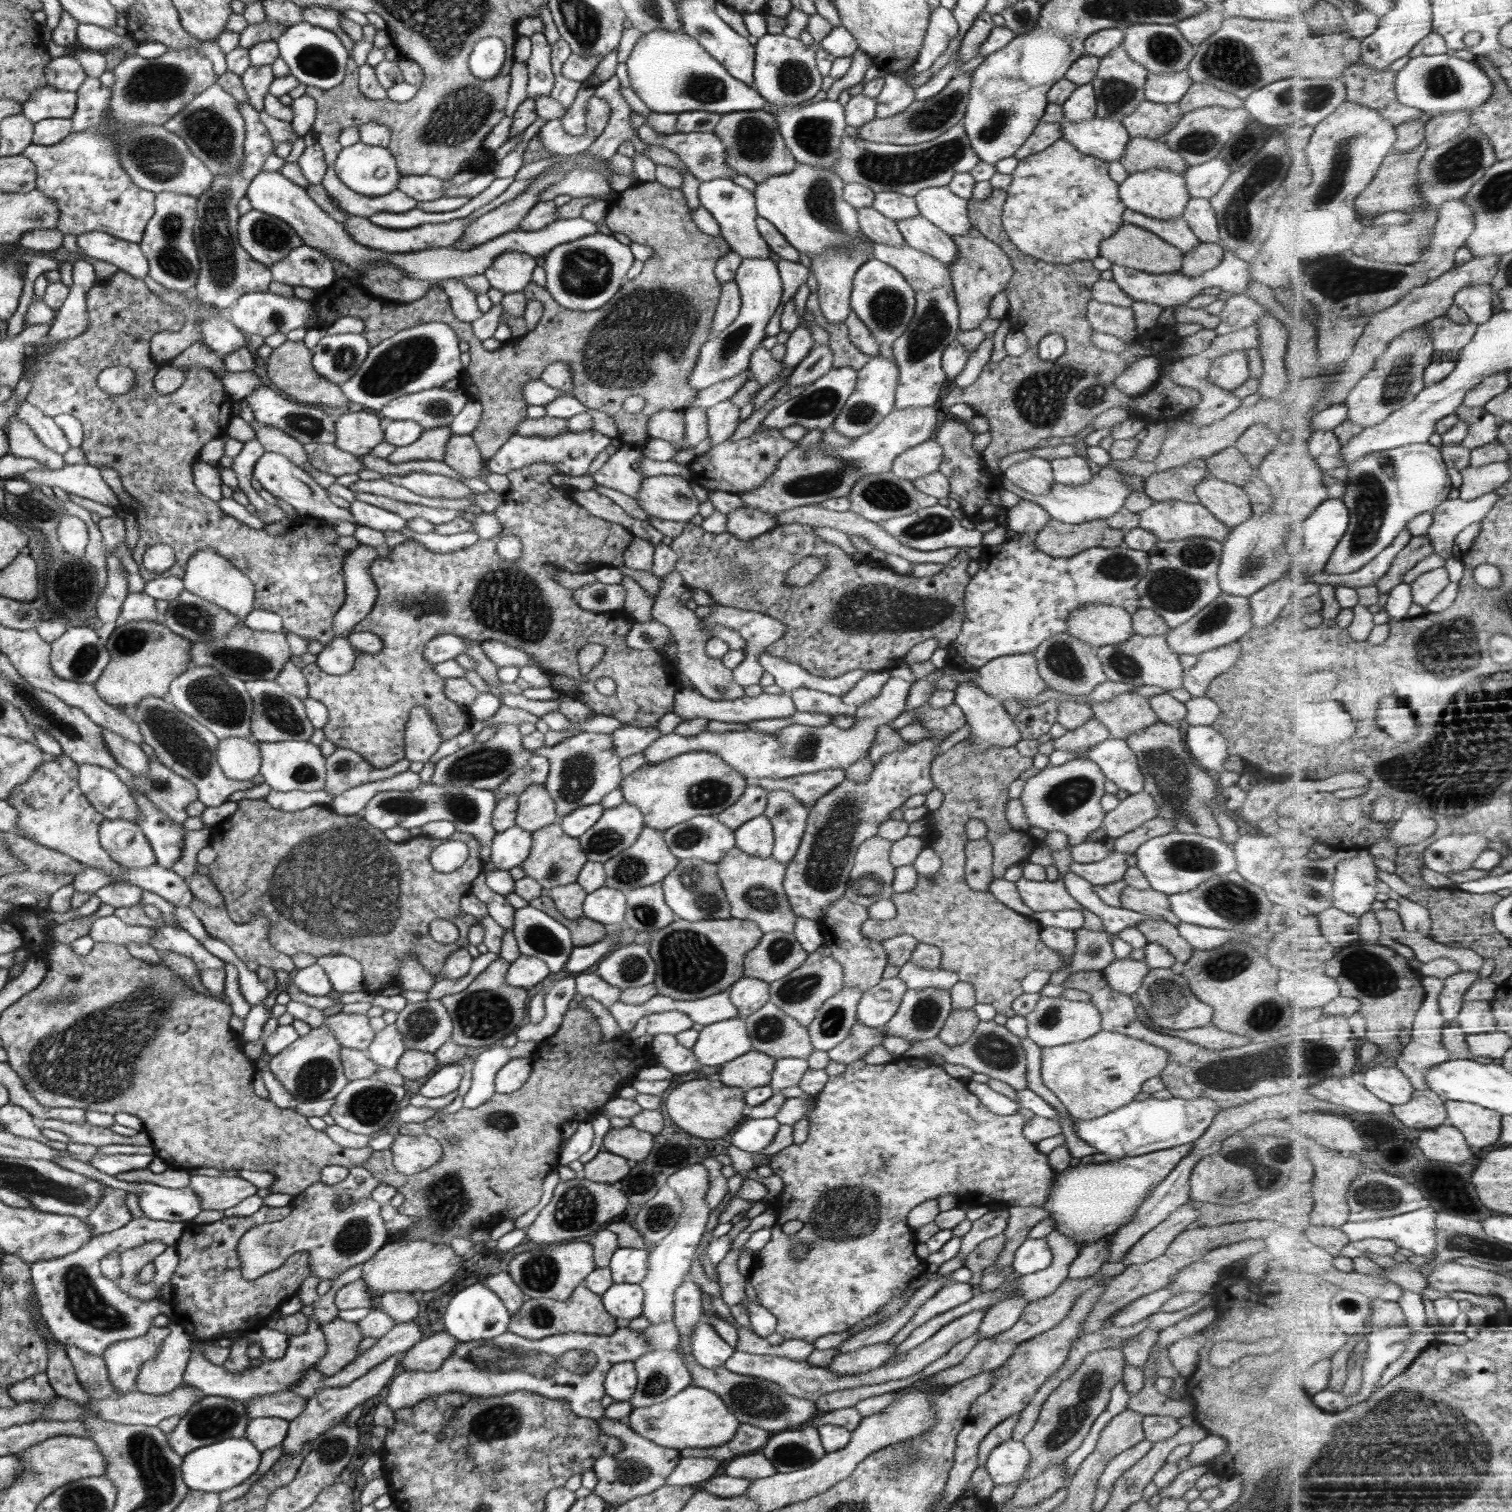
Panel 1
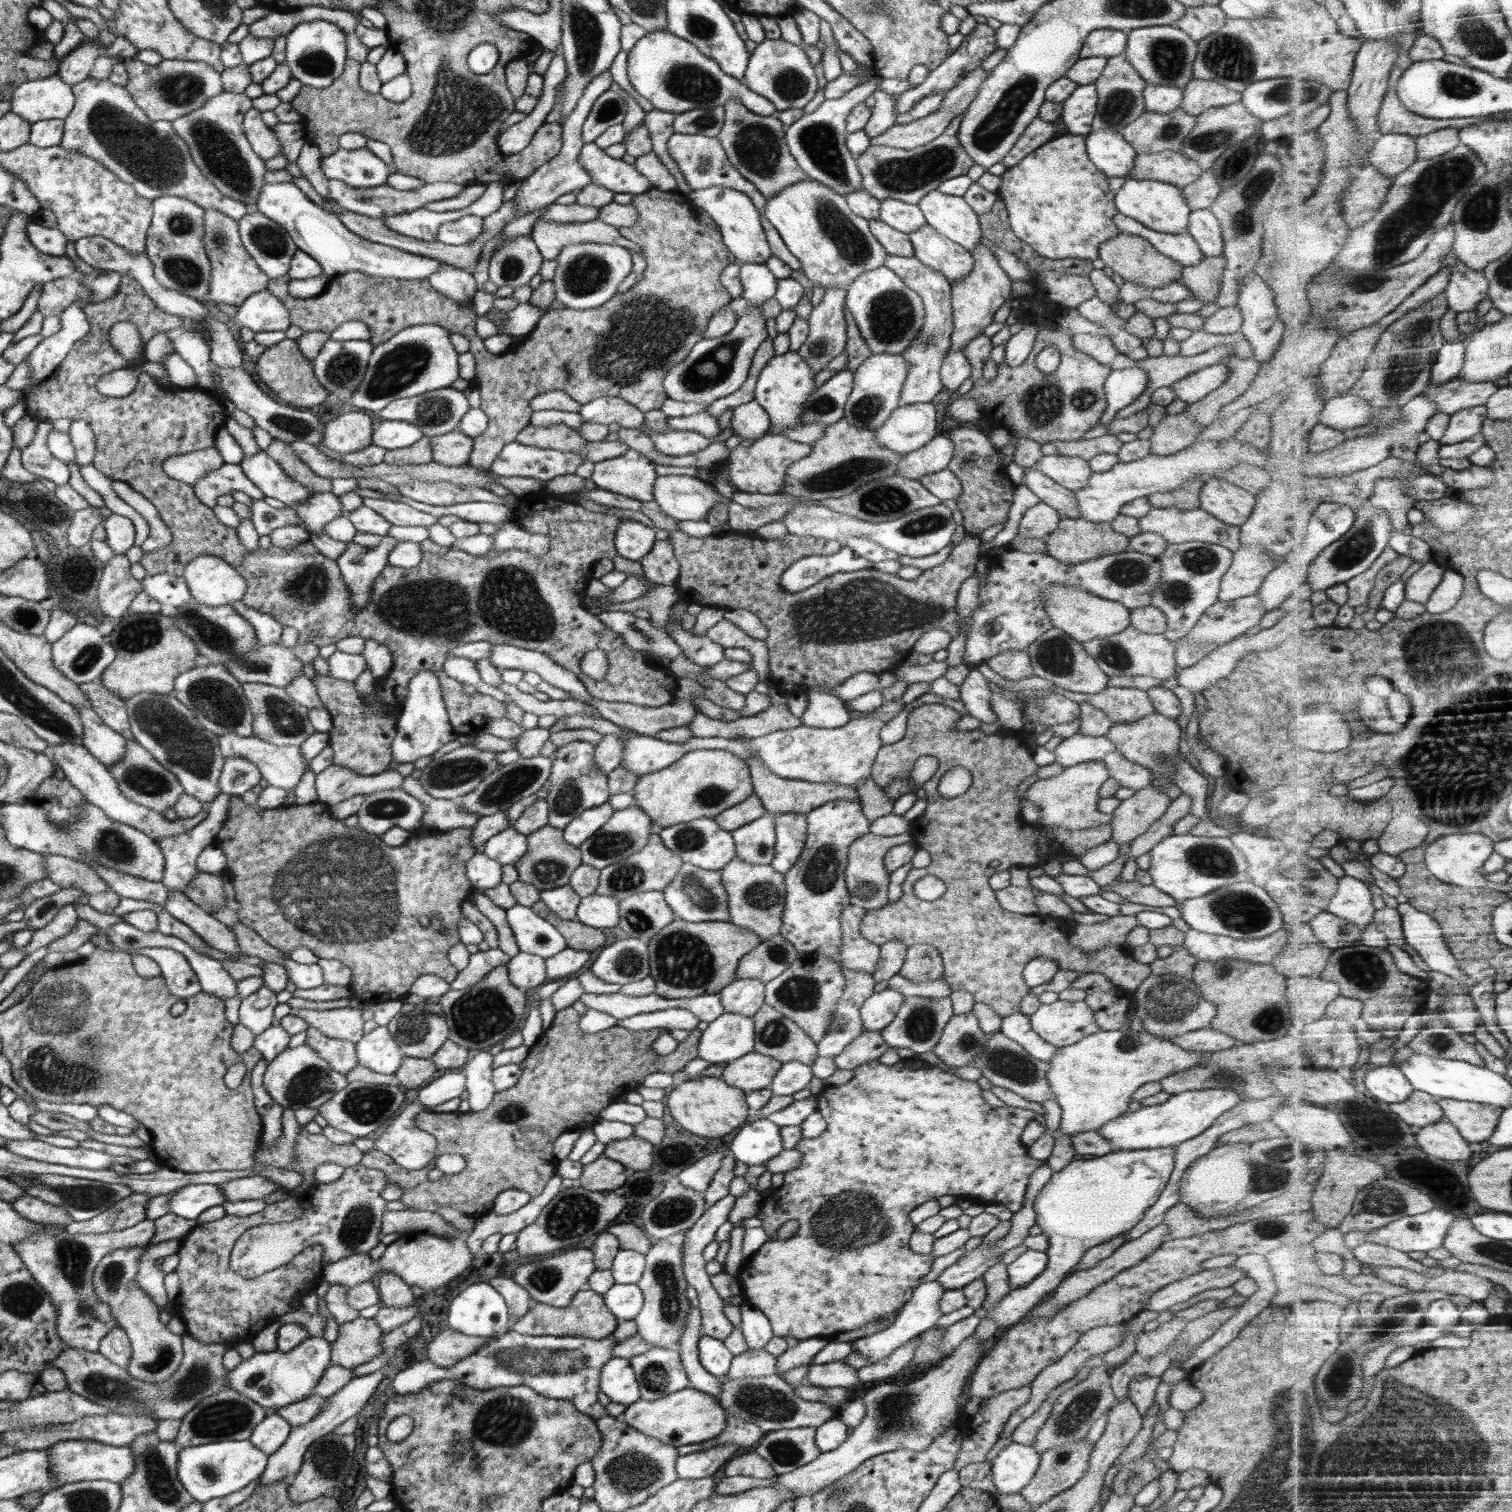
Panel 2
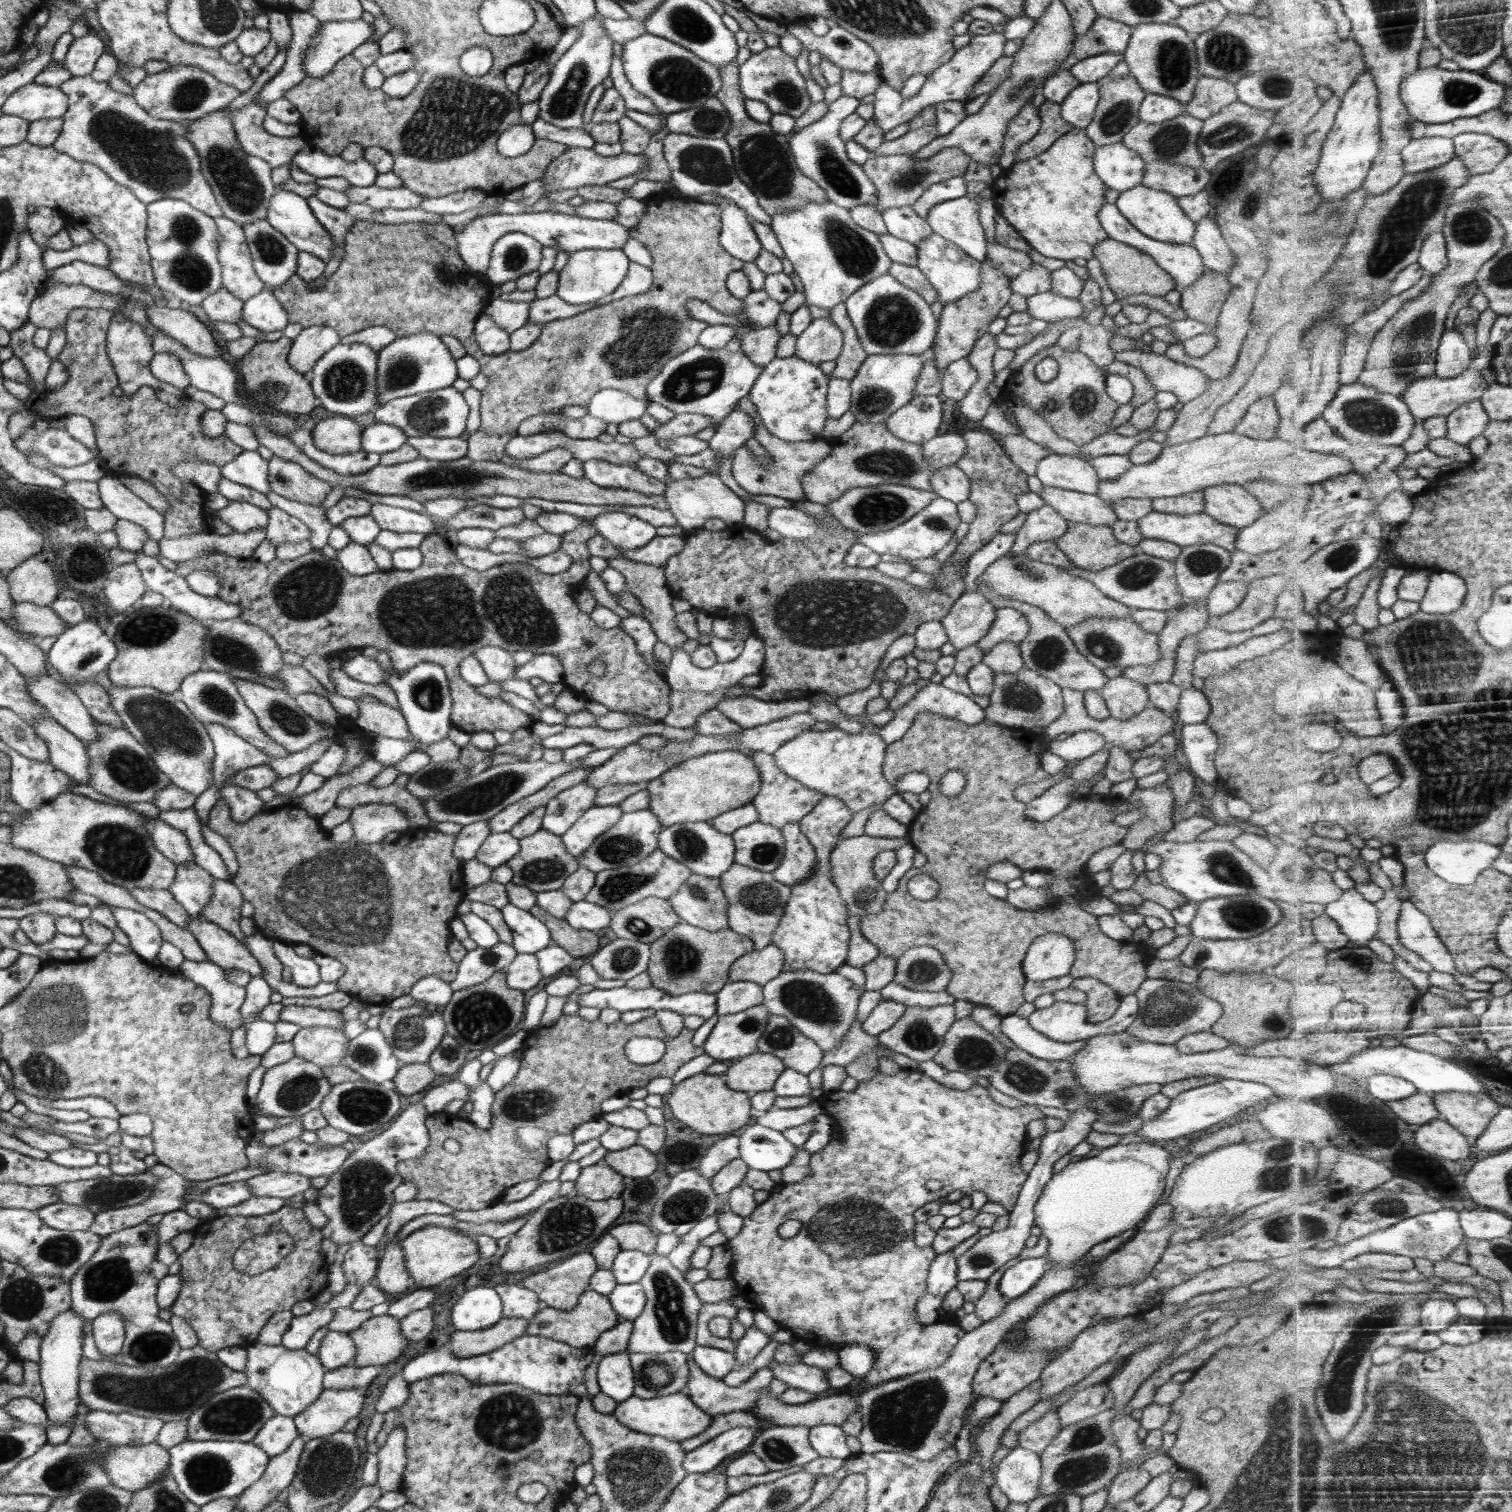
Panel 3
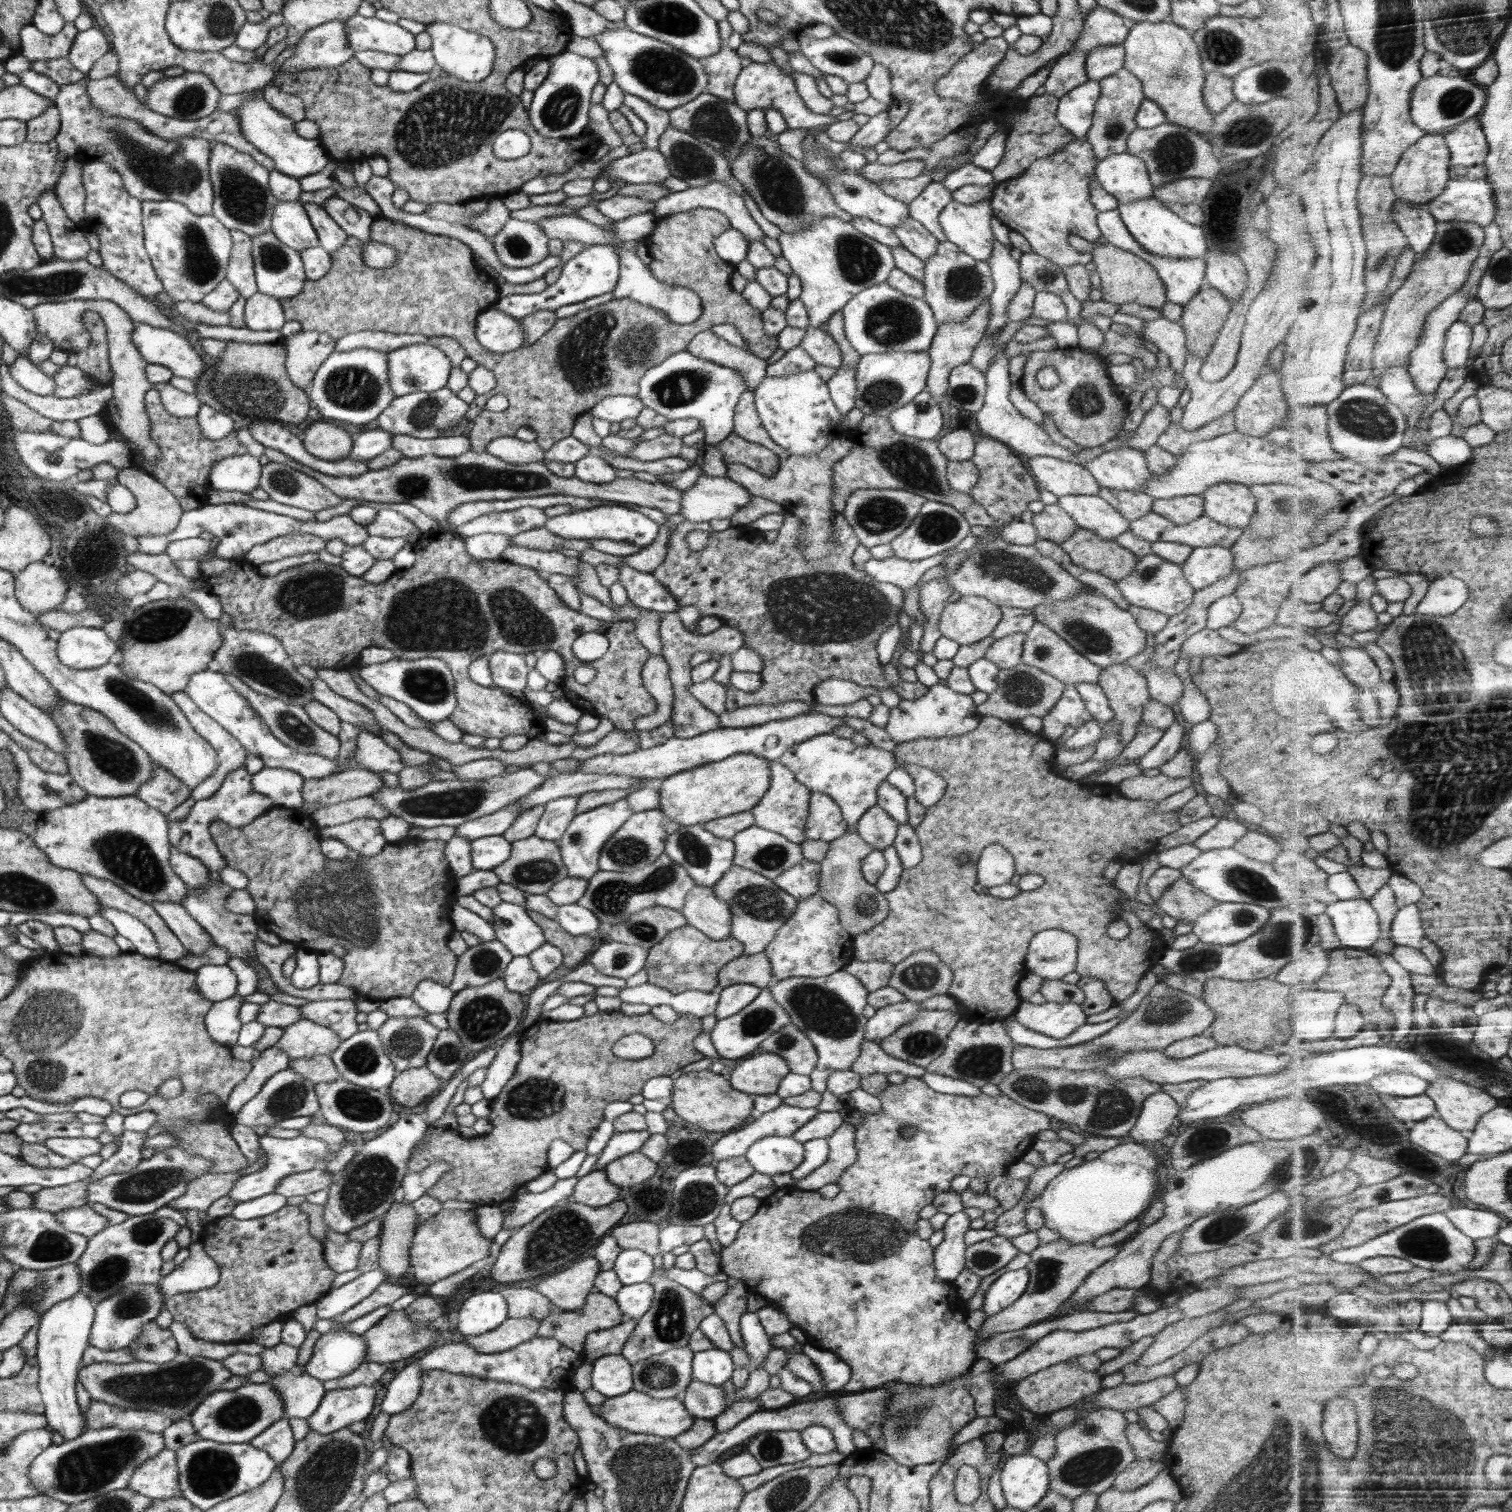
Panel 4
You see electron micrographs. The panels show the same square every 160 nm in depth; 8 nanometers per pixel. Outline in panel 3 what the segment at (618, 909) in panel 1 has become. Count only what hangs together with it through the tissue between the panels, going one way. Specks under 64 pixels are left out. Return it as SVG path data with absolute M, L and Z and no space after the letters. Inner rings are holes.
M586 900L572 903L565 919L572 928L598 931L611 923L612 911Z

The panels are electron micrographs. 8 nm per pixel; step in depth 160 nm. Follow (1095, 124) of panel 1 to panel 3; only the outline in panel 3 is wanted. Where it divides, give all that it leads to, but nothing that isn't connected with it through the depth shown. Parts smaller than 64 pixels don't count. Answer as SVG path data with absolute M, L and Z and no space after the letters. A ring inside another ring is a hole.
M1121 141L1096 146L1093 167L1108 189L1121 193L1141 184L1146 165L1137 152Z

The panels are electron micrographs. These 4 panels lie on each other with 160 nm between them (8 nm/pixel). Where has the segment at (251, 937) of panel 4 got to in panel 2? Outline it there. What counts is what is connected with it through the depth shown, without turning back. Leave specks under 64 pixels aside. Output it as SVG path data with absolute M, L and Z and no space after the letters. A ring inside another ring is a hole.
M222 793L216 796L212 804L207 806L208 814L206 818L194 826L194 828L172 837L156 839L158 848L160 848L165 858L164 874L161 881L162 884L165 884L166 888L184 893L188 889L187 886L189 886L190 881L193 880L200 871L197 867L198 856L207 850L211 844L215 843L218 831L222 828L223 822L226 820L231 796L232 794Z

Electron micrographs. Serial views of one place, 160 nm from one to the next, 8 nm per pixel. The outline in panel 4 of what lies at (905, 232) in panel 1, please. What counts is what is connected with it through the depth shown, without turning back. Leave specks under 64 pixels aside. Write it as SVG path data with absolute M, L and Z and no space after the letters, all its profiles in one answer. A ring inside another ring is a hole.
M940 241L936 253L924 264L923 300L932 309L936 324L964 322L978 305L992 295L994 281L987 261L978 261L964 254L952 242Z

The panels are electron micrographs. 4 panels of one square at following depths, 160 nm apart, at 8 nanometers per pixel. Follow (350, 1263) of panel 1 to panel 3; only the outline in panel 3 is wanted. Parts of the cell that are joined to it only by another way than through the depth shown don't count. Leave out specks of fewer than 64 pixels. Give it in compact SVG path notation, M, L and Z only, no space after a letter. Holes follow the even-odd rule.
M422 1102L409 1105L402 1113L396 1116L385 1130L357 1145L354 1152L349 1154L349 1158L342 1163L333 1176L328 1179L328 1184L320 1189L320 1197L315 1204L328 1218L328 1223L321 1229L323 1238L330 1238L338 1246L360 1241L384 1216L389 1215L394 1204L394 1189L403 1184L401 1174L398 1174L397 1164L400 1161L410 1160L411 1158L421 1157L430 1144L429 1130L425 1125L425 1120L429 1112ZM268 1231L243 1242L232 1257L234 1268L242 1274L260 1274L275 1268L294 1250L290 1234Z

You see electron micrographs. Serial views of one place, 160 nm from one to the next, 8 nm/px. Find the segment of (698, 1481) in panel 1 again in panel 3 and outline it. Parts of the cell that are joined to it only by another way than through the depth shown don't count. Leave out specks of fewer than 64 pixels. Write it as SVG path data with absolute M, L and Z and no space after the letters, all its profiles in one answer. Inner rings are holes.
M736 1427L726 1430L706 1444L688 1451L682 1462L682 1468L686 1470L687 1474L706 1473L716 1469L730 1454L742 1452L744 1448L748 1448L754 1440L755 1431L750 1427Z

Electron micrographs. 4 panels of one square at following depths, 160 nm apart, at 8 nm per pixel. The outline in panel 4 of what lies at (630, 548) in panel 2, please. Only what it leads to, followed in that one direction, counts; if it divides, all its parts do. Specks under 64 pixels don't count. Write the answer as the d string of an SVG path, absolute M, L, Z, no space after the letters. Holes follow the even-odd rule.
M609 504L588 510L578 510L570 516L548 518L545 526L552 534L565 539L608 539L648 547L654 542L659 524L633 507Z

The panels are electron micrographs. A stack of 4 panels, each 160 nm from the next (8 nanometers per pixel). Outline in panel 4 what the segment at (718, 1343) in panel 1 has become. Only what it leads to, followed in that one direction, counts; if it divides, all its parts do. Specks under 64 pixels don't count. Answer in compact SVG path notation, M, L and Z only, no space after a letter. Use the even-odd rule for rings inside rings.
M710 1349L701 1350L693 1354L693 1371L692 1376L700 1382L706 1384L714 1384L716 1386L723 1386L727 1380L731 1380L735 1364L733 1363L731 1354L723 1350Z

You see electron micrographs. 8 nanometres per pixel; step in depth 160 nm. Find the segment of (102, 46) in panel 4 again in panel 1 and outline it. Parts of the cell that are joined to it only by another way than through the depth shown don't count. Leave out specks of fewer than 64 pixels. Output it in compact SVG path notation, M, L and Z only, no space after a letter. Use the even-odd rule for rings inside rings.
M66 55L51 57L45 68L45 77L48 86L56 87L58 90L77 92L87 74L74 57Z

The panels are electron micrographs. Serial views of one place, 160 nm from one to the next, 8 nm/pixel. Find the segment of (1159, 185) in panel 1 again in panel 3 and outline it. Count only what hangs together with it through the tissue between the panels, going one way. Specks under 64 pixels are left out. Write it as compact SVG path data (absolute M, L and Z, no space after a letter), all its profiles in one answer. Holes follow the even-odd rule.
M1139 184L1130 190L1121 192L1115 205L1128 221L1138 228L1138 231L1154 241L1180 245L1191 244L1194 239L1196 223L1186 216L1178 204L1177 198L1163 190L1154 190Z

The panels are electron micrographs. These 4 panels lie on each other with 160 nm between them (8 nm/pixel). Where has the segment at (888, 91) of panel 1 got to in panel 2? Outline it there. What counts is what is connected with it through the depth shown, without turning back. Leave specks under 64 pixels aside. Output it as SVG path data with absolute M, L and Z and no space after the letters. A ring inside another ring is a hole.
M876 89L872 94L876 102L871 108L871 115L863 128L863 131L874 138L879 134L884 134L892 125L896 123L897 112L895 112L895 94Z

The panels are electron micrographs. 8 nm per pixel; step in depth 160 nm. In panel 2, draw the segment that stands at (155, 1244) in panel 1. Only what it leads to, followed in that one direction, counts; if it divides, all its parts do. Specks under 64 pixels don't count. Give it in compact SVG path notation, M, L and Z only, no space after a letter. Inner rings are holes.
M171 1239L160 1242L155 1246L148 1244L144 1248L142 1257L138 1259L138 1270L135 1281L142 1290L145 1290L160 1310L165 1310L170 1302L167 1299L164 1288L165 1272L156 1266L156 1261L178 1253L181 1246L181 1239Z

